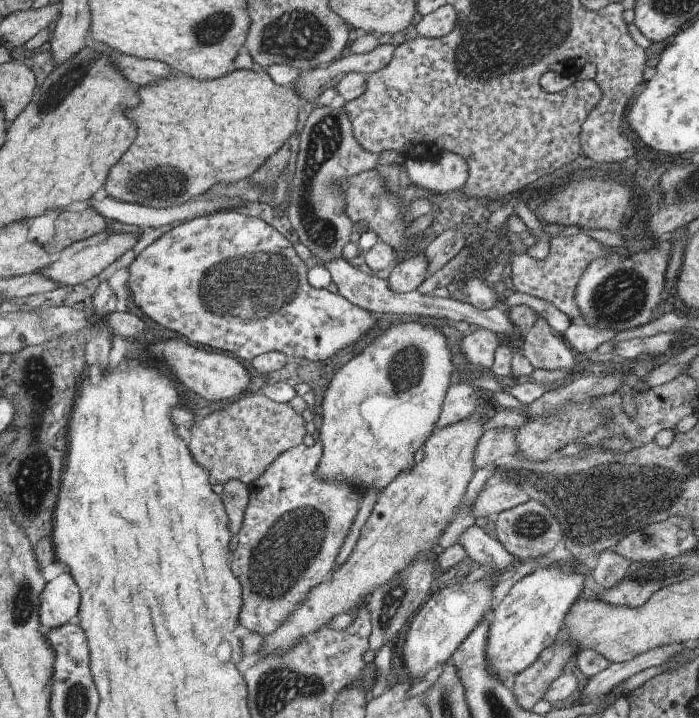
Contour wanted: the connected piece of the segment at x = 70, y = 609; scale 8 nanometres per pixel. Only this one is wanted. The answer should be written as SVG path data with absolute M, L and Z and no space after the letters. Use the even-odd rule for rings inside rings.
M68 572L45 584L40 596L39 617L44 632L58 628L78 614L80 588Z

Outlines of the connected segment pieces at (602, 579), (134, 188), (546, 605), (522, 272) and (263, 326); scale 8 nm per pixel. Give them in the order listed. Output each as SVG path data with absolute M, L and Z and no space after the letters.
M608 549L606 552L598 554L598 558L596 558L596 562L594 562L592 575L594 576L594 580L606 590L606 588L616 586L618 582L620 582L620 584L624 582L631 563L631 560Z
M232 68L228 74L220 78L208 80L188 78L186 76L179 76L179 73L176 73L170 76L170 78L158 80L158 82L154 82L154 84L146 84L146 86L138 87L136 94L138 94L140 102L138 102L136 110L130 108L130 110L126 112L126 118L130 118L130 120L136 124L137 138L130 144L130 148L126 150L122 158L110 168L108 178L105 182L105 190L108 196L112 196L112 198L116 198L116 200L120 200L120 202L136 203L162 210L173 206L180 206L182 203L188 202L188 200L196 200L198 196L201 196L204 192L208 192L214 184L230 184L230 182L238 182L238 180L242 180L242 178L249 178L254 175L254 172L256 172L270 156L274 156L274 154L288 142L290 136L296 132L298 108L302 102L302 98L298 96L298 92L294 90L293 85L277 85L266 69L255 72L250 69Z
M562 566L538 568L534 574L518 580L493 610L494 621L489 625L486 640L490 672L500 682L508 684L514 676L532 666L538 656L554 644L568 610L580 598L584 588L584 574Z
M586 232L571 236L554 236L550 241L550 253L544 260L535 260L527 254L518 254L512 260L511 279L513 282L512 291L524 292L536 298L542 298L550 304L554 304L558 310L562 310L572 322L577 322L582 318L582 312L574 300L574 288L578 286L580 278L584 276L584 270L590 262L596 258L610 258L614 250L604 246L588 236Z
M214 212L214 214L206 214L206 216L184 222L184 224L178 224L144 248L128 268L130 293L134 296L134 302L142 308L142 313L146 314L152 321L156 320L160 326L164 326L164 328L168 328L176 334L182 334L192 344L208 346L208 348L214 348L214 350L223 350L228 354L234 354L240 360L251 361L260 354L274 350L283 352L292 358L308 358L315 361L326 360L336 352L357 343L378 324L379 317L375 313L348 302L340 293L332 293L327 288L317 289L310 285L306 277L309 267L301 249L295 249L284 235L264 220L258 217L245 216L240 212Z

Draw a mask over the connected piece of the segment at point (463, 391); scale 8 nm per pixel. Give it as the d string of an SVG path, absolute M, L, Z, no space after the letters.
M464 383L450 385L442 403L442 412L436 423L436 429L466 420L480 408L481 401L483 401L481 392L477 388Z

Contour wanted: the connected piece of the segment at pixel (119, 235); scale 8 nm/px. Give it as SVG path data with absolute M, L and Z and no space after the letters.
M112 229L102 231L90 238L76 242L72 246L68 246L66 250L62 250L60 257L52 264L48 264L42 274L48 278L48 280L54 280L54 282L60 282L63 287L72 285L78 285L86 282L94 276L98 276L104 268L107 268L120 259L121 256L128 250L131 250L139 241L142 233L140 232L126 232L117 231L114 232Z

